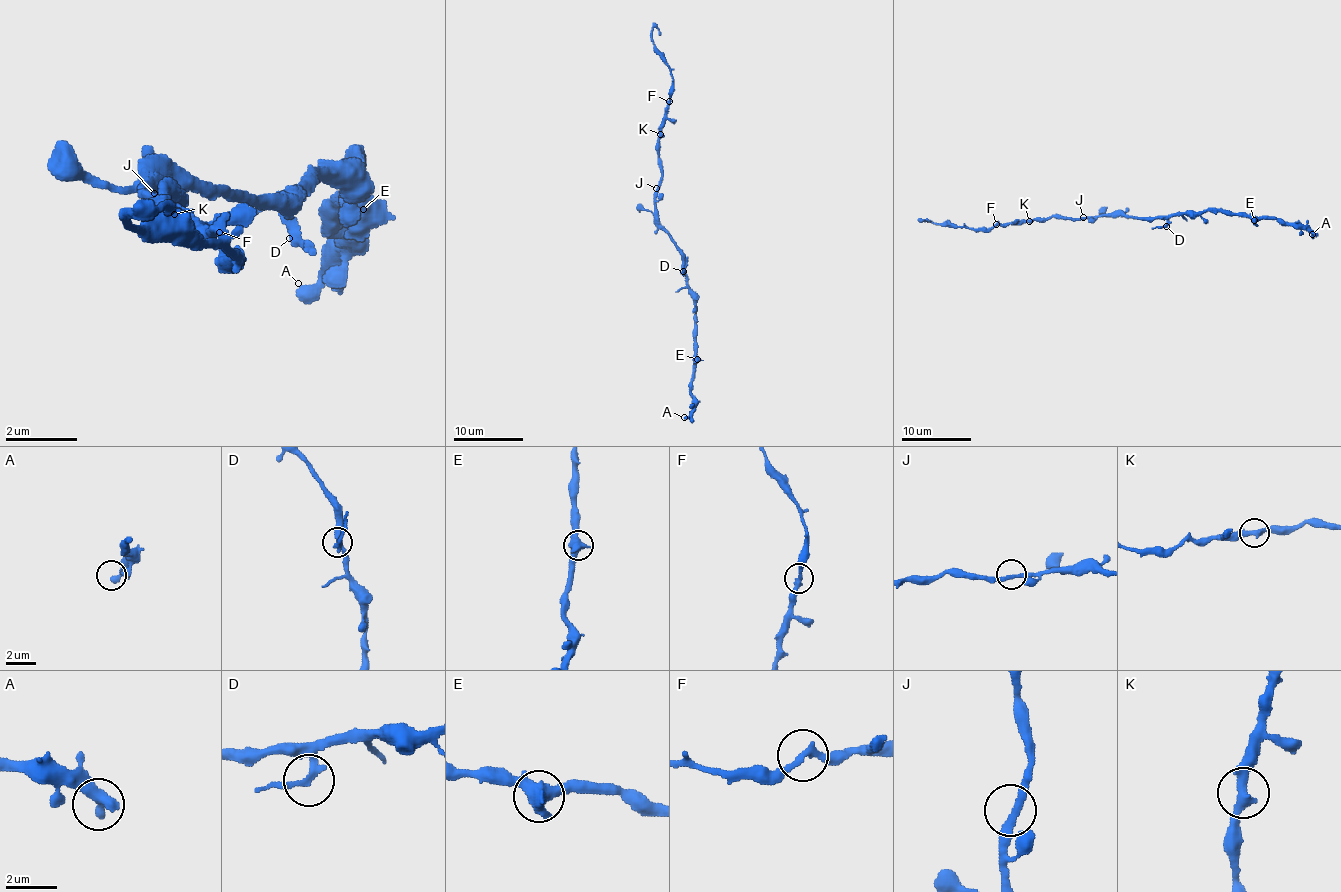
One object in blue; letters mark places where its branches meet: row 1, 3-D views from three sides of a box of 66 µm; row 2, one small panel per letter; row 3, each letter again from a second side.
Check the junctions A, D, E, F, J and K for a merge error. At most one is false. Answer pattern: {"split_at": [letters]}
{"split_at": []}

